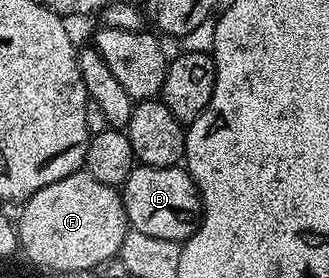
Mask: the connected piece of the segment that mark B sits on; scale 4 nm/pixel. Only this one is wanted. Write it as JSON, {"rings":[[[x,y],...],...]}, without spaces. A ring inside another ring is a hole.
{"rings":[[[137,166],[132,169],[130,178],[122,185],[122,199],[131,231],[140,231],[142,234],[148,234],[150,238],[183,242],[189,240],[200,227],[204,202],[200,198],[200,189],[196,187],[187,167],[146,168]]]}

